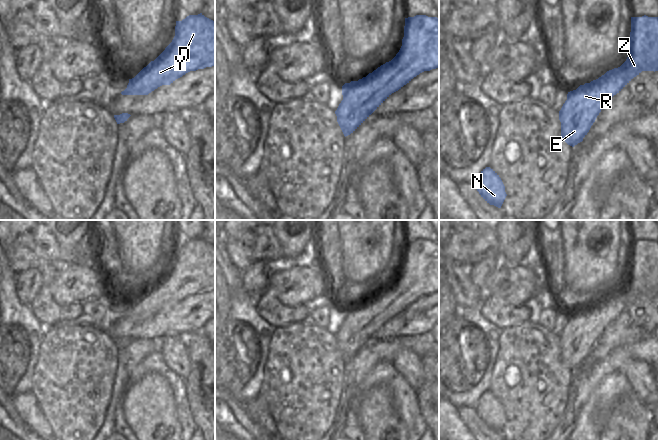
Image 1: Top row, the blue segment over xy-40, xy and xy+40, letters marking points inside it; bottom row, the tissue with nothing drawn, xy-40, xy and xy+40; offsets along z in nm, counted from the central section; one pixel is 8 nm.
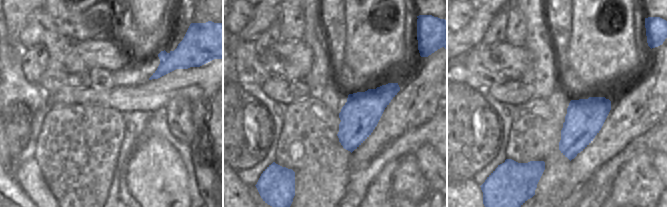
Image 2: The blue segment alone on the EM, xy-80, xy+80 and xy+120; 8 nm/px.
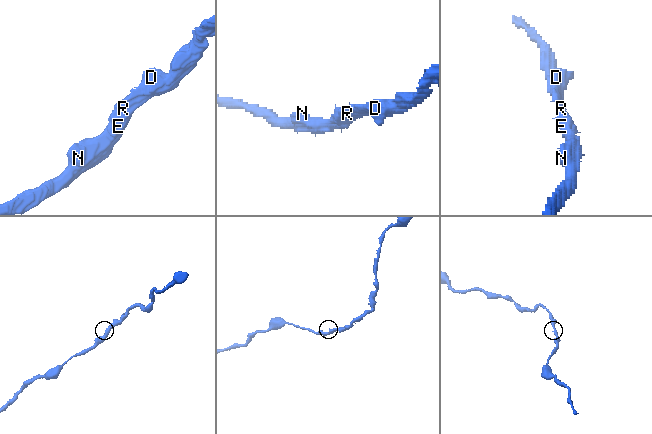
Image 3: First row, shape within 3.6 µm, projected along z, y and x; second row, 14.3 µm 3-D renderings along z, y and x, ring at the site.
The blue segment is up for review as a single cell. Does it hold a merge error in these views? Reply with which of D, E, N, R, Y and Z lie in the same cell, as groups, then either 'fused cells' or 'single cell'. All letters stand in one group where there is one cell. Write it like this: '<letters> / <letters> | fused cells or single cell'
D E N R Y Z | single cell

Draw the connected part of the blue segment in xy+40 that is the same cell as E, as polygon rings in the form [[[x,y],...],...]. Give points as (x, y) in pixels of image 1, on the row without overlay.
[[[631,241],[629,279],[626,285],[598,303],[568,316],[567,324],[559,335],[563,364],[572,371],[582,366],[605,328],[642,295],[658,295],[658,241]]]

